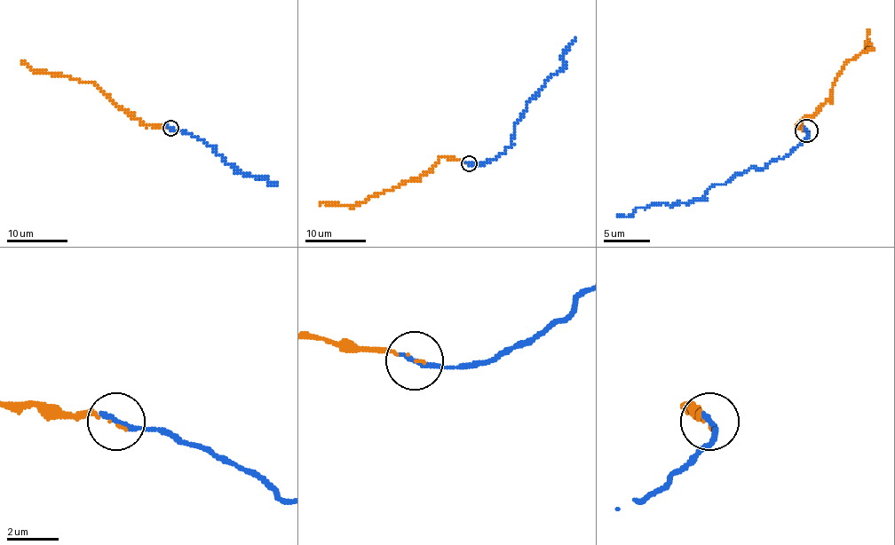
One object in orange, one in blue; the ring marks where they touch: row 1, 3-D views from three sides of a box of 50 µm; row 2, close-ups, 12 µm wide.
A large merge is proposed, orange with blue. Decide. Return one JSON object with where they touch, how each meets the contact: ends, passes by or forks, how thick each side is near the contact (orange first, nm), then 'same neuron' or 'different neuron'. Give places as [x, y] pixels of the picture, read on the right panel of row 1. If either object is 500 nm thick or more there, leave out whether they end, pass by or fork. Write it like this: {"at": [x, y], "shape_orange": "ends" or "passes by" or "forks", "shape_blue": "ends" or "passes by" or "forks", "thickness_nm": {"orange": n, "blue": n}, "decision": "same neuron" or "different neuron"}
{"at": [806, 130], "shape_orange": "ends", "shape_blue": "ends", "thickness_nm": {"orange": 60, "blue": 240}, "decision": "same neuron"}

